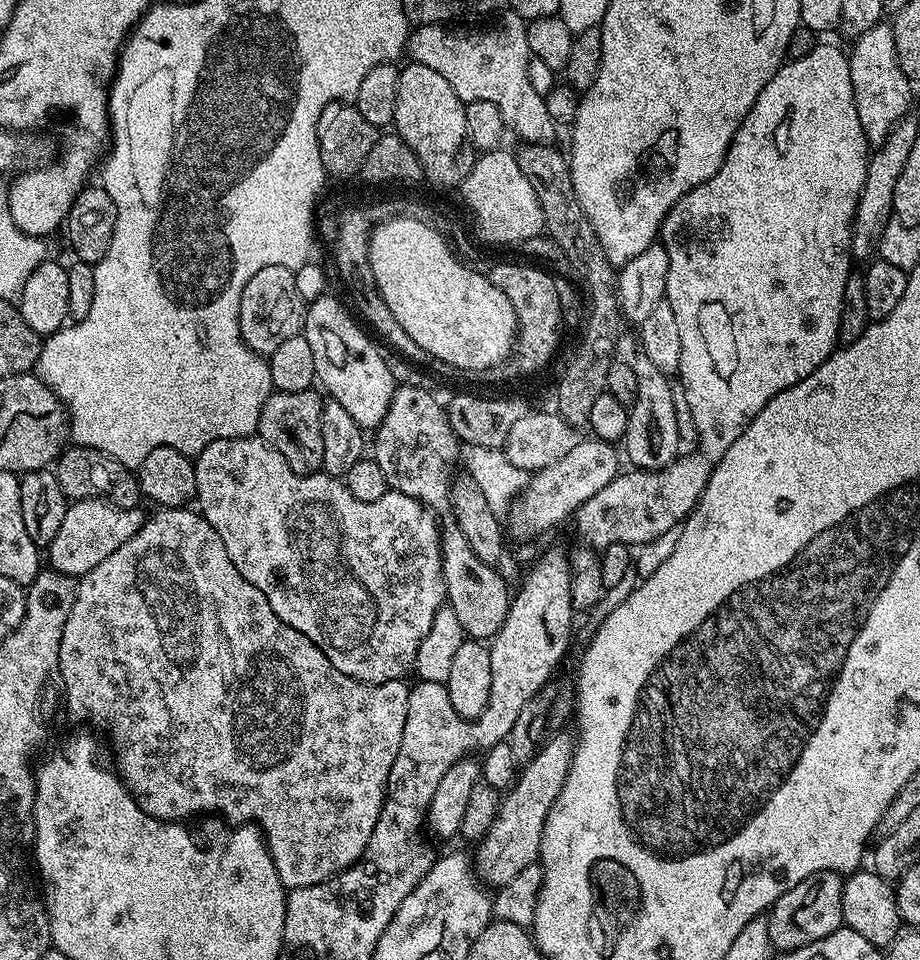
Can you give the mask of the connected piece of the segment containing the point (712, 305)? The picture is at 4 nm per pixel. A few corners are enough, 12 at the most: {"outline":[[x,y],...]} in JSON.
{"outline":[[845,49],[762,86],[658,237],[700,452],[582,502],[683,524],[836,351],[870,145]]}

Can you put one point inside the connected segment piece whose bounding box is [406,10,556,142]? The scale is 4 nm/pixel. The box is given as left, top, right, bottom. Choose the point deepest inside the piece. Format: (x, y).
(490, 64)

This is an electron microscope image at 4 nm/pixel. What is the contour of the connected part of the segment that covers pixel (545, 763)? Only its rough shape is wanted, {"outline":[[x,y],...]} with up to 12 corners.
{"outline":[[551,733],[503,793],[475,845],[498,890],[539,861],[542,830],[572,765]]}

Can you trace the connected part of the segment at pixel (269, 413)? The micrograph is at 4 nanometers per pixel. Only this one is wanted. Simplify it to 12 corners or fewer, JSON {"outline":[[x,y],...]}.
{"outline":[[316,390],[278,392],[262,406],[259,439],[294,470],[322,462]]}

